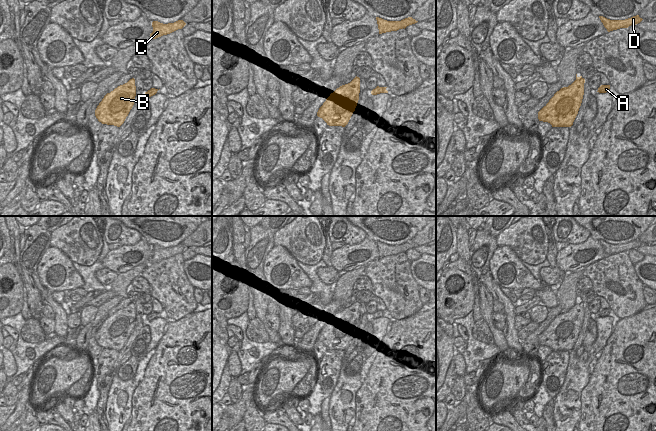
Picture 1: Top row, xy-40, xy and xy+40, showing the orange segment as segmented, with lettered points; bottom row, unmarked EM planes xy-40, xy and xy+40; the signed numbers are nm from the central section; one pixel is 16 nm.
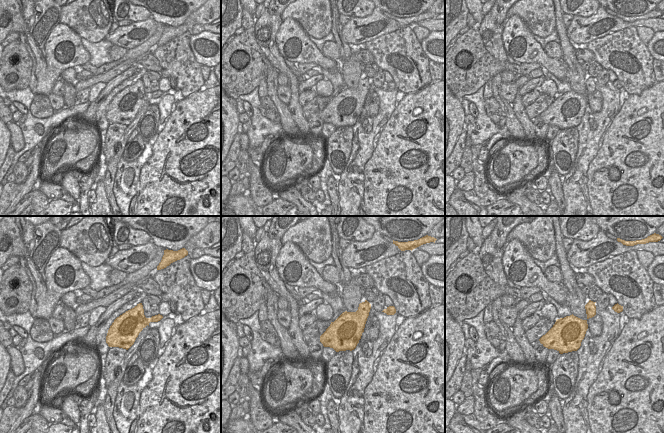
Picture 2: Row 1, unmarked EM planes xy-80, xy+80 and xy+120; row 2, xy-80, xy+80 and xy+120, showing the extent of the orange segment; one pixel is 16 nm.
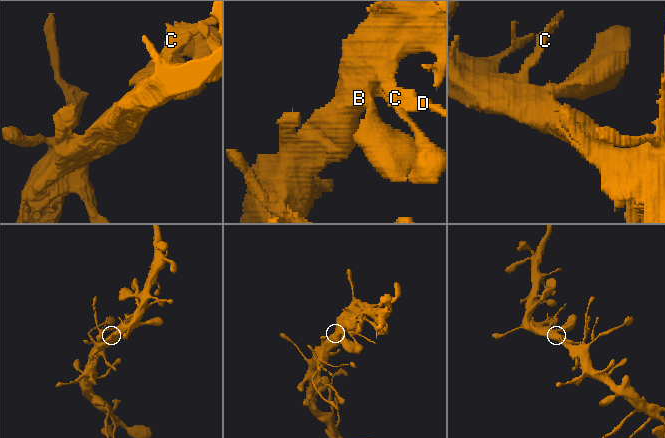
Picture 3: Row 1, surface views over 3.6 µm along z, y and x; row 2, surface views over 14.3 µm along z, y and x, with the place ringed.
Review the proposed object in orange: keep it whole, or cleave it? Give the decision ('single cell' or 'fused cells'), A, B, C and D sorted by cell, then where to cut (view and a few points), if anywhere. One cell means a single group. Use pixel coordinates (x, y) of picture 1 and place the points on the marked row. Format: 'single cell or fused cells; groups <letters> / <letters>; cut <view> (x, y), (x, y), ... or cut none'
single cell; groups A B C D; cut none

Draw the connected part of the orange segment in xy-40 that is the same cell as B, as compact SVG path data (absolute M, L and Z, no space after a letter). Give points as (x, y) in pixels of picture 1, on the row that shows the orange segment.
M132 78L104 96L95 110L96 118L102 124L120 127L134 105L135 96L135 79Z

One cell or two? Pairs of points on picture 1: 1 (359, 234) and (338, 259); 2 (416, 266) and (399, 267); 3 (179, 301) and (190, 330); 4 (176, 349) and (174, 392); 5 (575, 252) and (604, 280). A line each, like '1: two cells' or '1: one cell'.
1: two cells
2: two cells
3: two cells
4: one cell
5: two cells

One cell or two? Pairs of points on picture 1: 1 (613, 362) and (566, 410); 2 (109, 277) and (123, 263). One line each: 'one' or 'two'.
1: two
2: two

